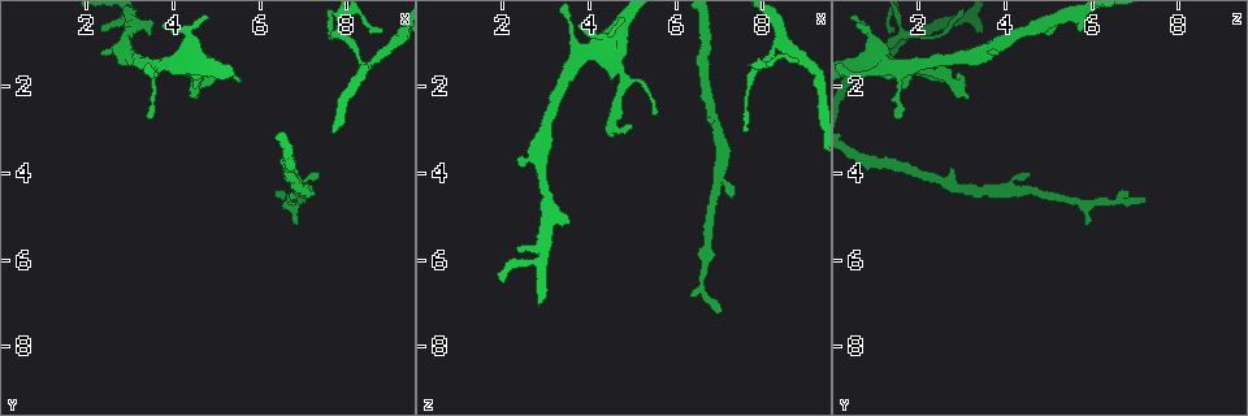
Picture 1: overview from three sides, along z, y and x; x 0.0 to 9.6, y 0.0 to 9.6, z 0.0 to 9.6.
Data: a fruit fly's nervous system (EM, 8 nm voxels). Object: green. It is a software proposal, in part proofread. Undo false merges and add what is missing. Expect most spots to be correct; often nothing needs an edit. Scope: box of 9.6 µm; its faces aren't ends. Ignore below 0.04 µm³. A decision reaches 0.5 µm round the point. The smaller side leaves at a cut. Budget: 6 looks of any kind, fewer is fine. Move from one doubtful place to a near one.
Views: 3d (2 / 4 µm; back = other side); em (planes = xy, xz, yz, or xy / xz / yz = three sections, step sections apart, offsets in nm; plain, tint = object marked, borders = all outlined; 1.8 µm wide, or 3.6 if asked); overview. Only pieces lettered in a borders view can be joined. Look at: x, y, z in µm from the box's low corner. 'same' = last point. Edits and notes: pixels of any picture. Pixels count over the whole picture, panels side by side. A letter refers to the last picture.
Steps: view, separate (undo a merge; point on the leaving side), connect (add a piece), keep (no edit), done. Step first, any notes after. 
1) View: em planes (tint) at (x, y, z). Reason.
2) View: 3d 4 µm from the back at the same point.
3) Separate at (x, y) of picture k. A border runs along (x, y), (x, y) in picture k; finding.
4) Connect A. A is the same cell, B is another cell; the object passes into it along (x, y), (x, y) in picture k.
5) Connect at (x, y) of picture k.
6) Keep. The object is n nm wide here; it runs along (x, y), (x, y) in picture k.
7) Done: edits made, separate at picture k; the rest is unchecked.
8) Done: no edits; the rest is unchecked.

View: 3d 4 µm at (7.05, 4.65, 7.20).

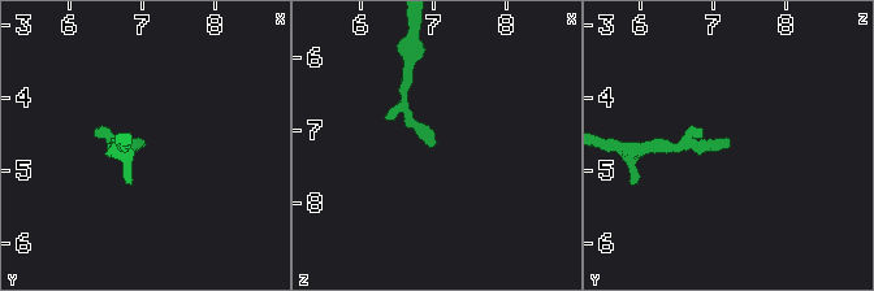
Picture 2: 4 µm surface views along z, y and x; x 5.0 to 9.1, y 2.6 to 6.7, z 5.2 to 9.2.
View: em planes (tint) at (6.95, 4.70, 7.20).

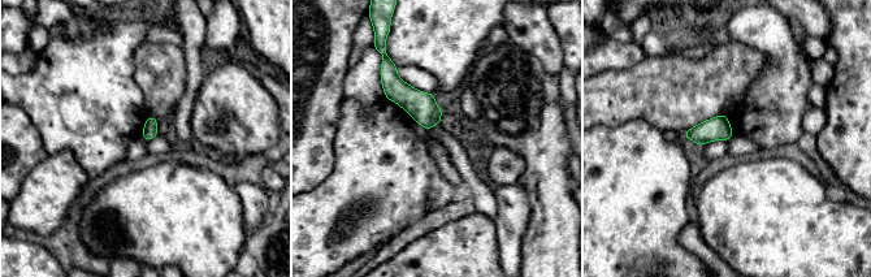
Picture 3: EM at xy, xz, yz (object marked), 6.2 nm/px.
View: em planes (borders) at the same point. What lies round it.

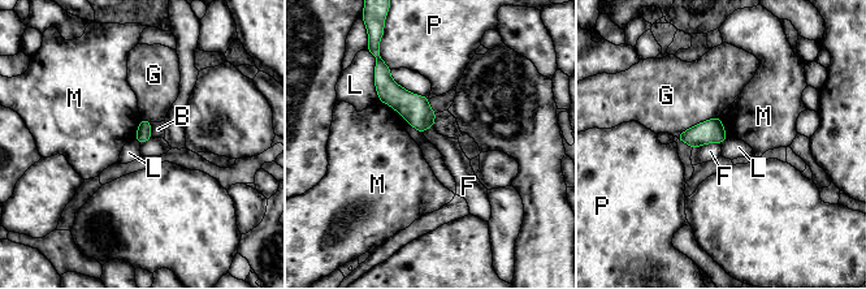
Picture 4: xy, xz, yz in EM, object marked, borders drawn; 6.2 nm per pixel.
Keep. The object is 90 nm wide here; the longest contact is with G, 300 nm; B, F, G, L, M and P are other cells; no lettered piece goes on from it.

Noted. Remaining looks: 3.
View: 3d 2 µm at (7.30, 4.05, 4.50). Thin end.

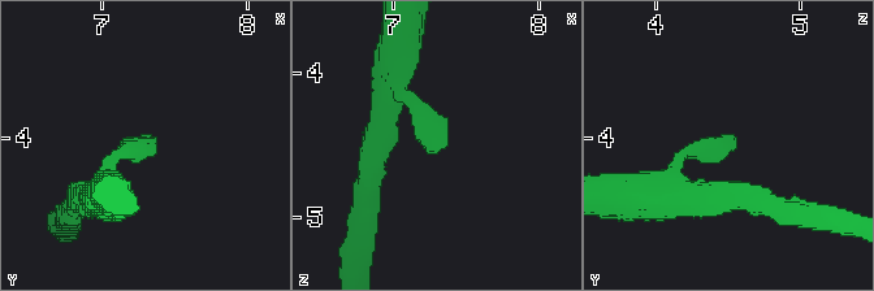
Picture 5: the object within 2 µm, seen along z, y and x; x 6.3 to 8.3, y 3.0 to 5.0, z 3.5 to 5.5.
View: em 3.6 µm planes (borders) at (7.34, 4.00, 4.52). Now the EM.

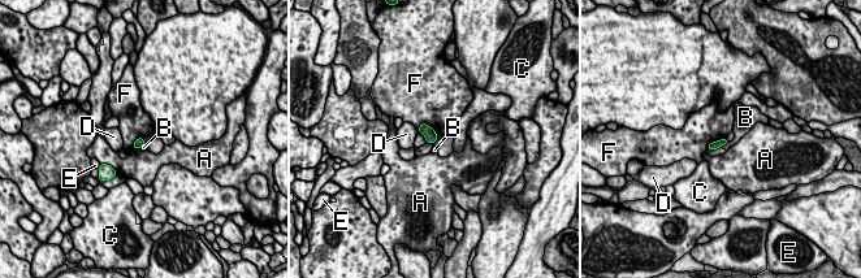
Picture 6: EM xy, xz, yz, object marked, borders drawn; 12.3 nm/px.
Keep. The object is 90 nm wide here; A, B, C, D, E and F are other cells; a border runs along (418, 126), (428, 125), (437, 137) in picture 6; none of them fits.

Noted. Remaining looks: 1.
Done: no edits; the rest is unchecked.

